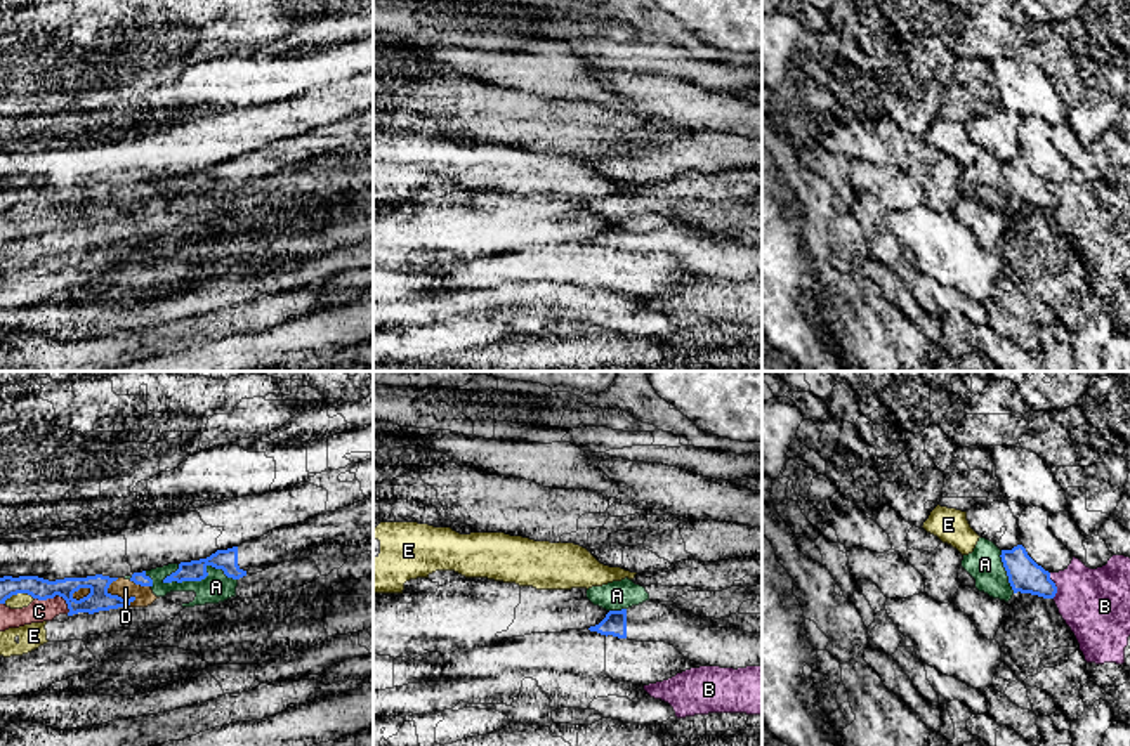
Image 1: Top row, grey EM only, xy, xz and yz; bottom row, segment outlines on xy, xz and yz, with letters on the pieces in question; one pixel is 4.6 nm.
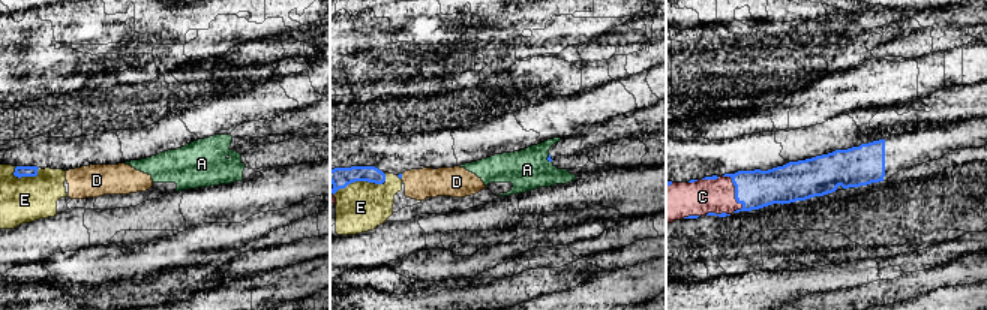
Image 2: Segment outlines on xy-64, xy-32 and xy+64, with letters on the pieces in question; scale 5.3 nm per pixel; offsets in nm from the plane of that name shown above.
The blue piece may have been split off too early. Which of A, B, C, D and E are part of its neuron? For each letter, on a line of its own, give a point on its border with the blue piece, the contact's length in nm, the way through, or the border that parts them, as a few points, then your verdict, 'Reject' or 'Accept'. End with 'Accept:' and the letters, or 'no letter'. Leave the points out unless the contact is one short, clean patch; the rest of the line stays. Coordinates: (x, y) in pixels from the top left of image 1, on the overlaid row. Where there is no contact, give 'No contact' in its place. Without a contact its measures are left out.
A: Touches blue at xy (202, 578). Shared border 360 nm. Reject
B: Touches blue at yz (1054, 585). Shared border 120 nm. Boundary: yz (1049, 573), (1056, 587), (1054, 597). Reject
C: Touches blue at xy (45, 599). Shared border 110 nm. Accept
D: Touches blue at xy (120, 597). Shared border 150 nm. Boundary: xy (106, 588), (111, 594), (136, 599). Reject
E: Touches blue at xy (18, 592). Shared border 150 nm. Boundary: xy (33, 597), (13, 594), (4, 602). Reject
Accept: C

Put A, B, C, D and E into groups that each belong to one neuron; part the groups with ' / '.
A D / B / C / E

